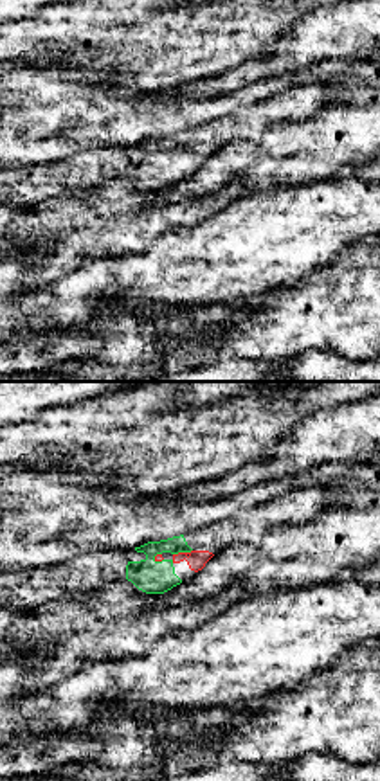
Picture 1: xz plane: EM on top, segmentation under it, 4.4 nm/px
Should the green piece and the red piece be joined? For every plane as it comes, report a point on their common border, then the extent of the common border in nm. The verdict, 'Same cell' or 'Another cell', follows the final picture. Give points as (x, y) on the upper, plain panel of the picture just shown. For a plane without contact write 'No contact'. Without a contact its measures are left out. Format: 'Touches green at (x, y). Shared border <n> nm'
Touches green at (182, 148). Shared border 90 nm

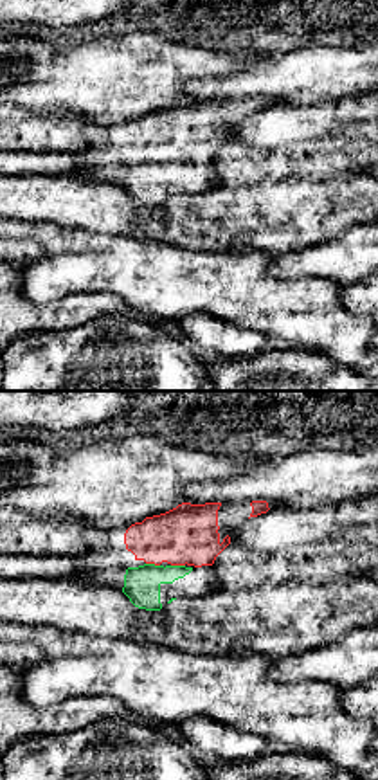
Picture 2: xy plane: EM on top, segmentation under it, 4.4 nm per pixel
Touches green at (153, 161). Shared border 70 nm

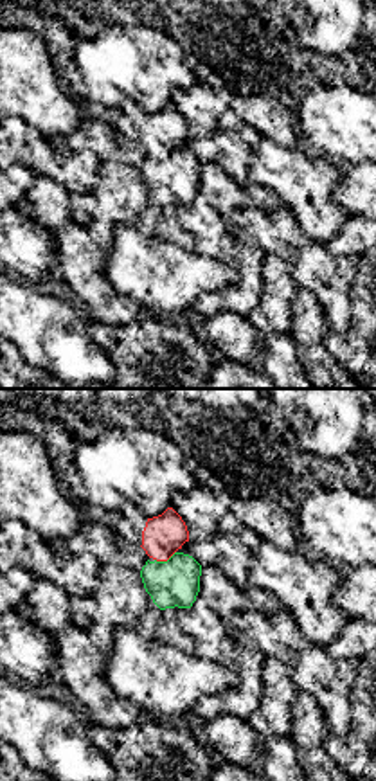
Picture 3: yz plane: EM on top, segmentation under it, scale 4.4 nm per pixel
Touches green at (164, 159). Shared border 100 nm

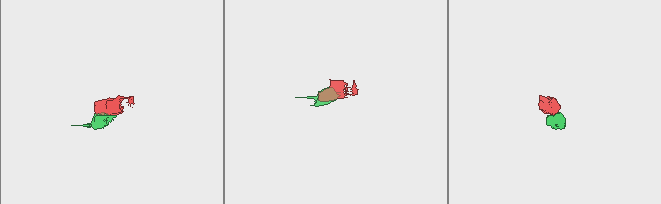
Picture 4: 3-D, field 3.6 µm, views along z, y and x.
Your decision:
Same cell

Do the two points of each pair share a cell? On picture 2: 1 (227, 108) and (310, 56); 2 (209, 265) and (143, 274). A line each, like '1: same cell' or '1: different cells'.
1: different cells
2: same cell

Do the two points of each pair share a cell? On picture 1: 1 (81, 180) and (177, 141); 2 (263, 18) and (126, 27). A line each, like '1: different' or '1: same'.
1: same
2: same

